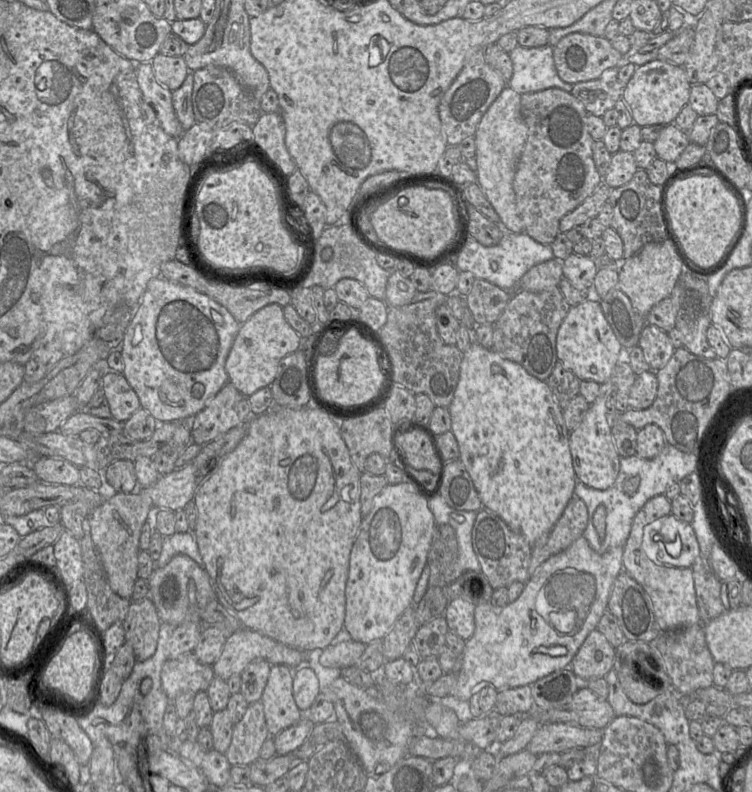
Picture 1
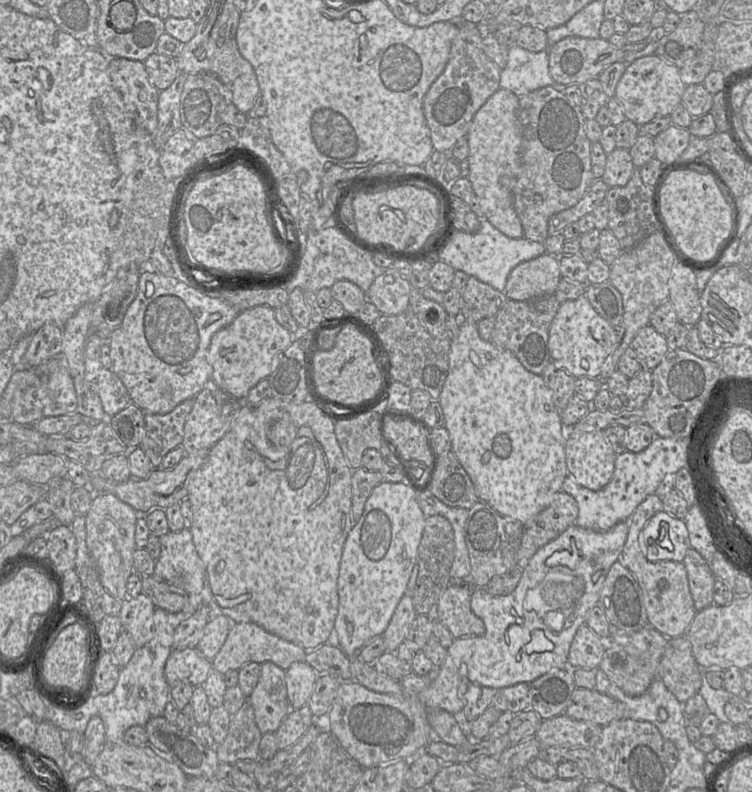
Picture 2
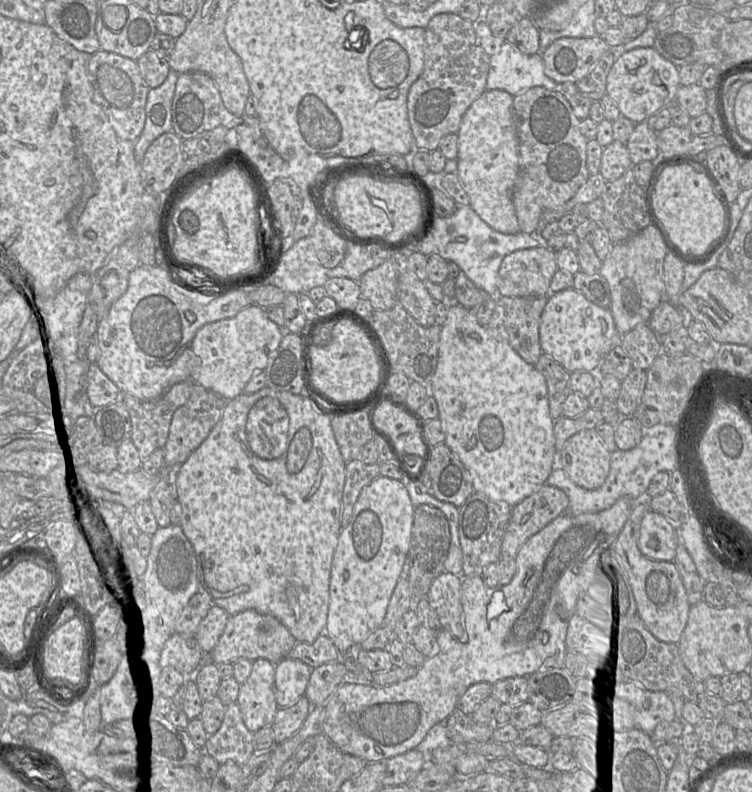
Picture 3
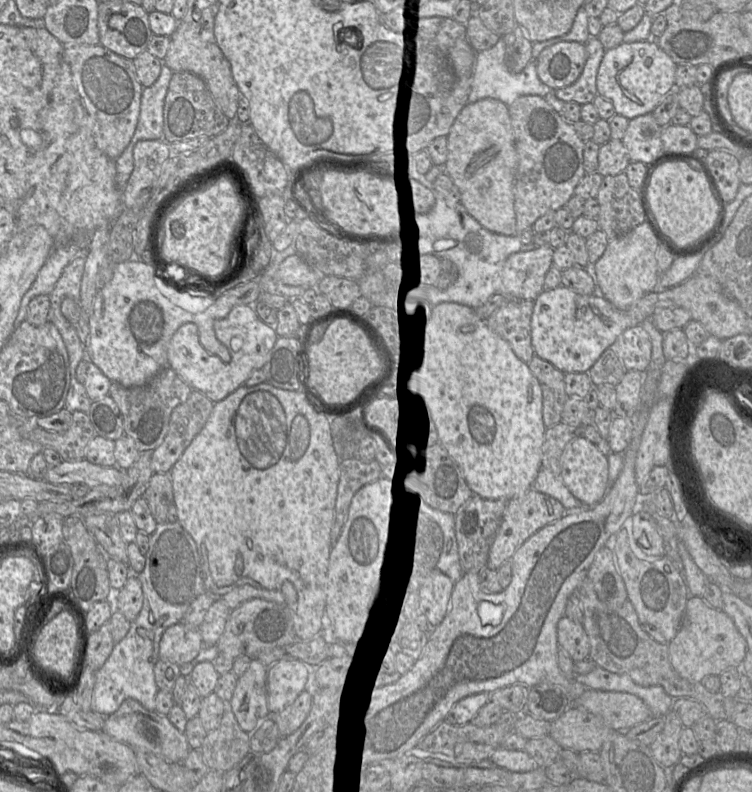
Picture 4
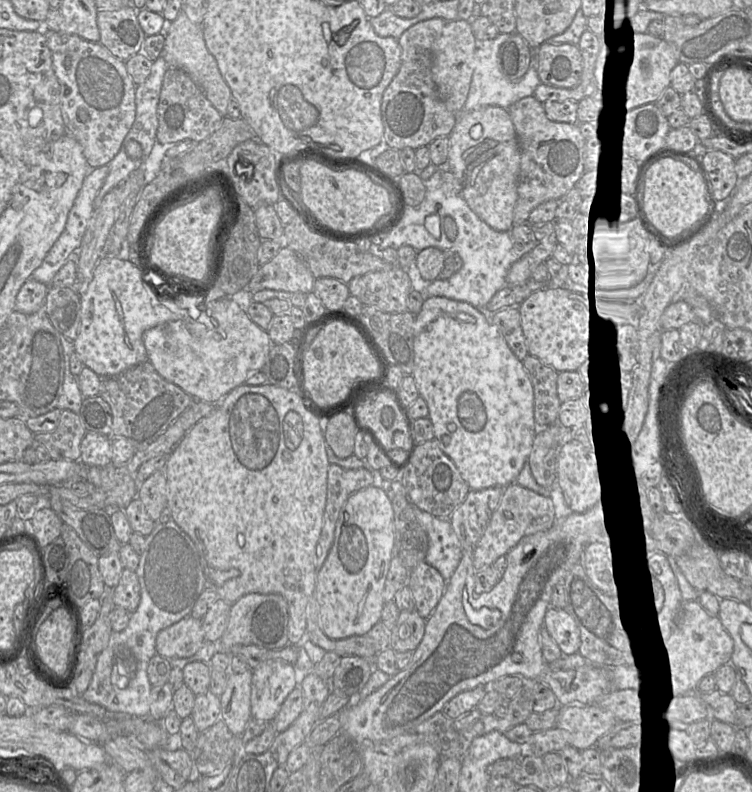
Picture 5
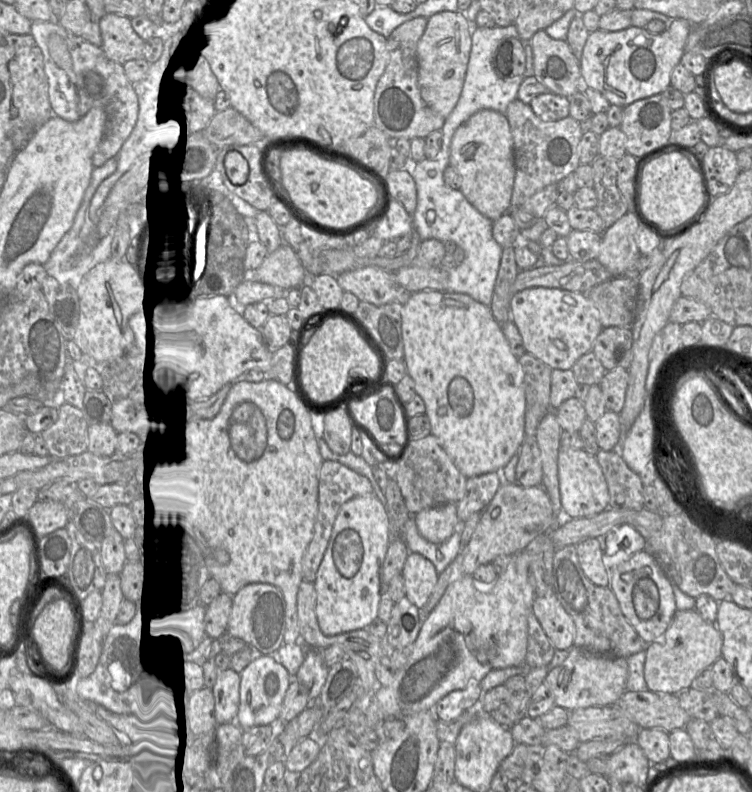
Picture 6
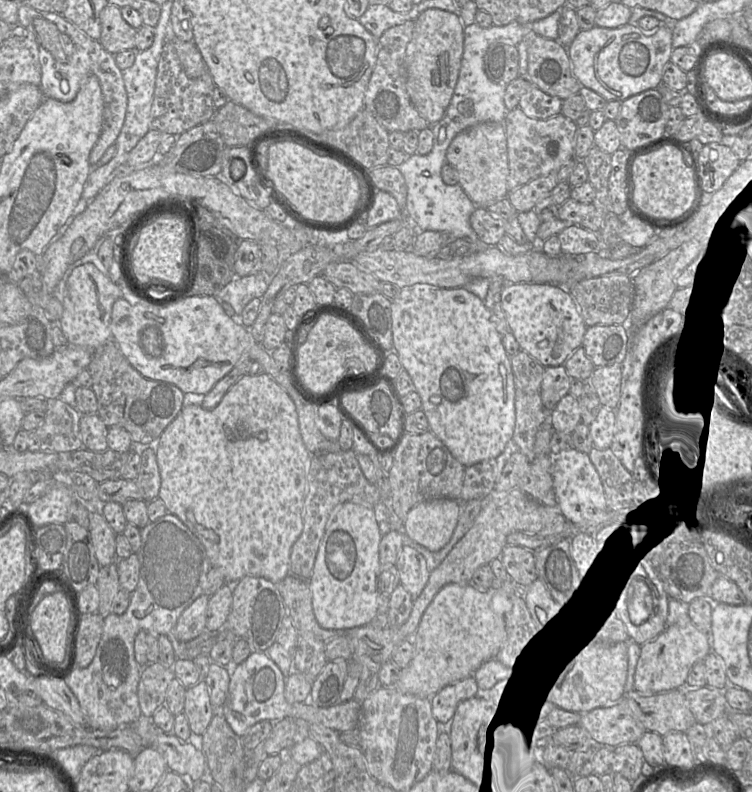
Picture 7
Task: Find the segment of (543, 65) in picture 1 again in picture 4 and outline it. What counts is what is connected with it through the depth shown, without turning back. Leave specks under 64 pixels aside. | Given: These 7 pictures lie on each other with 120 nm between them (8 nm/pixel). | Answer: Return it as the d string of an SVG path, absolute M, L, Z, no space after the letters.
M502 38L491 49L477 52L473 67L469 102L476 102L484 98L494 98L510 105L519 96L538 95L545 97L550 93L551 88L544 84L537 75L537 60L532 58L530 63L520 73L511 73L505 65L505 52L506 45Z

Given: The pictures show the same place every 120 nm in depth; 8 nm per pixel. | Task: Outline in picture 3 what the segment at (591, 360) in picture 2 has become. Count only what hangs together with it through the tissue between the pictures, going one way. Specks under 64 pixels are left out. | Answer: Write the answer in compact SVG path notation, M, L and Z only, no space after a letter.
M574 287L548 297L539 326L542 354L551 357L569 373L592 371L614 347L621 344L622 337L616 329L611 310L588 301Z

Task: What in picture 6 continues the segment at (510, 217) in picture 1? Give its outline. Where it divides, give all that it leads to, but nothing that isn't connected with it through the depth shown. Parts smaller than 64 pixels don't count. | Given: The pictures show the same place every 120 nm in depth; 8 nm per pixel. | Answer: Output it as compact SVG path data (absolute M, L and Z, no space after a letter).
M492 109L473 114L456 129L449 162L461 179L460 191L483 216L494 221L509 211L515 167L513 139L505 114Z

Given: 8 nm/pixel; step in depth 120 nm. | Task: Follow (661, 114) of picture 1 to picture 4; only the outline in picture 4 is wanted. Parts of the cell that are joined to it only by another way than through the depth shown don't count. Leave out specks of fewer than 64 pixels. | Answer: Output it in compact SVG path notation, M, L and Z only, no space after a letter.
M655 39L621 43L605 51L599 66L596 87L597 94L609 100L616 114L633 119L654 109L675 88L677 64L657 44Z

